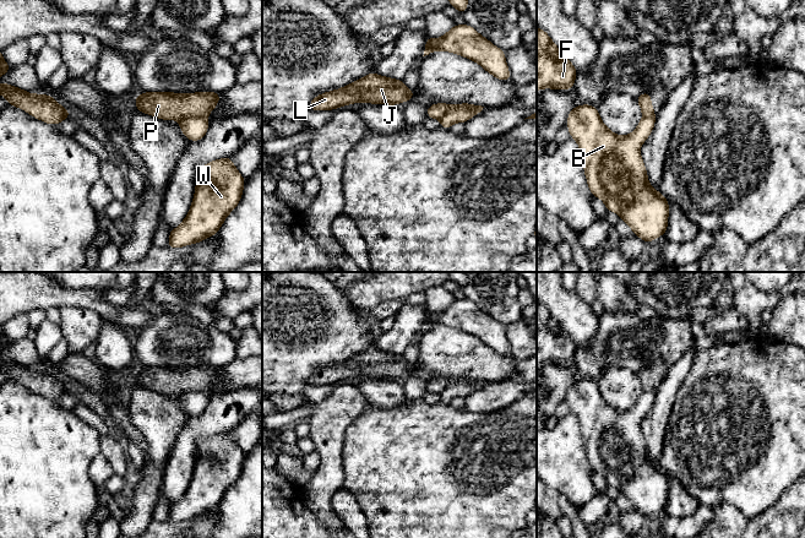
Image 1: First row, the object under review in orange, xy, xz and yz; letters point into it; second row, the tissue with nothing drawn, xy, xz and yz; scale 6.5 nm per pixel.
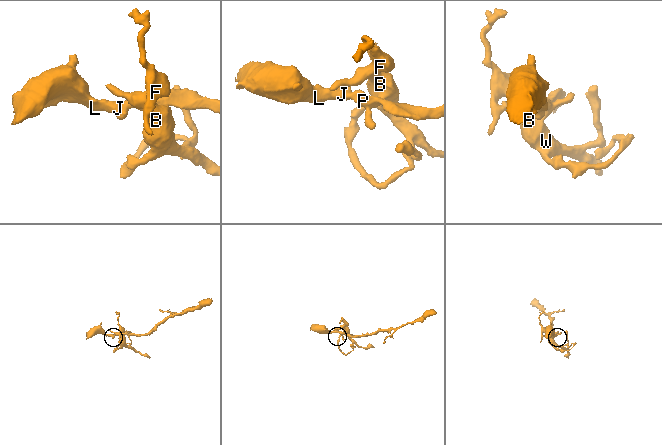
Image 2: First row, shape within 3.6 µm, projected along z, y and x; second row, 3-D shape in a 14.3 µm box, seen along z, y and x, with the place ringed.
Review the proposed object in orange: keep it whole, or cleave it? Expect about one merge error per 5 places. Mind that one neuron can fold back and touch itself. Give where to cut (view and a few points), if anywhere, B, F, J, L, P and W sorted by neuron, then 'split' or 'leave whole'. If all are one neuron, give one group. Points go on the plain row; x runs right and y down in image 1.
cut xy (205, 392), (186, 390), (178, 395); groups B F W / J L P; split

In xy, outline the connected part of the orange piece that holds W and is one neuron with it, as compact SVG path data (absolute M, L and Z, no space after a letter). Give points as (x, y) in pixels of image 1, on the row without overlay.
M230 431L212 435L202 440L196 447L196 464L189 489L179 501L169 506L169 523L200 517L214 510L227 490L241 474L245 453L236 445Z

